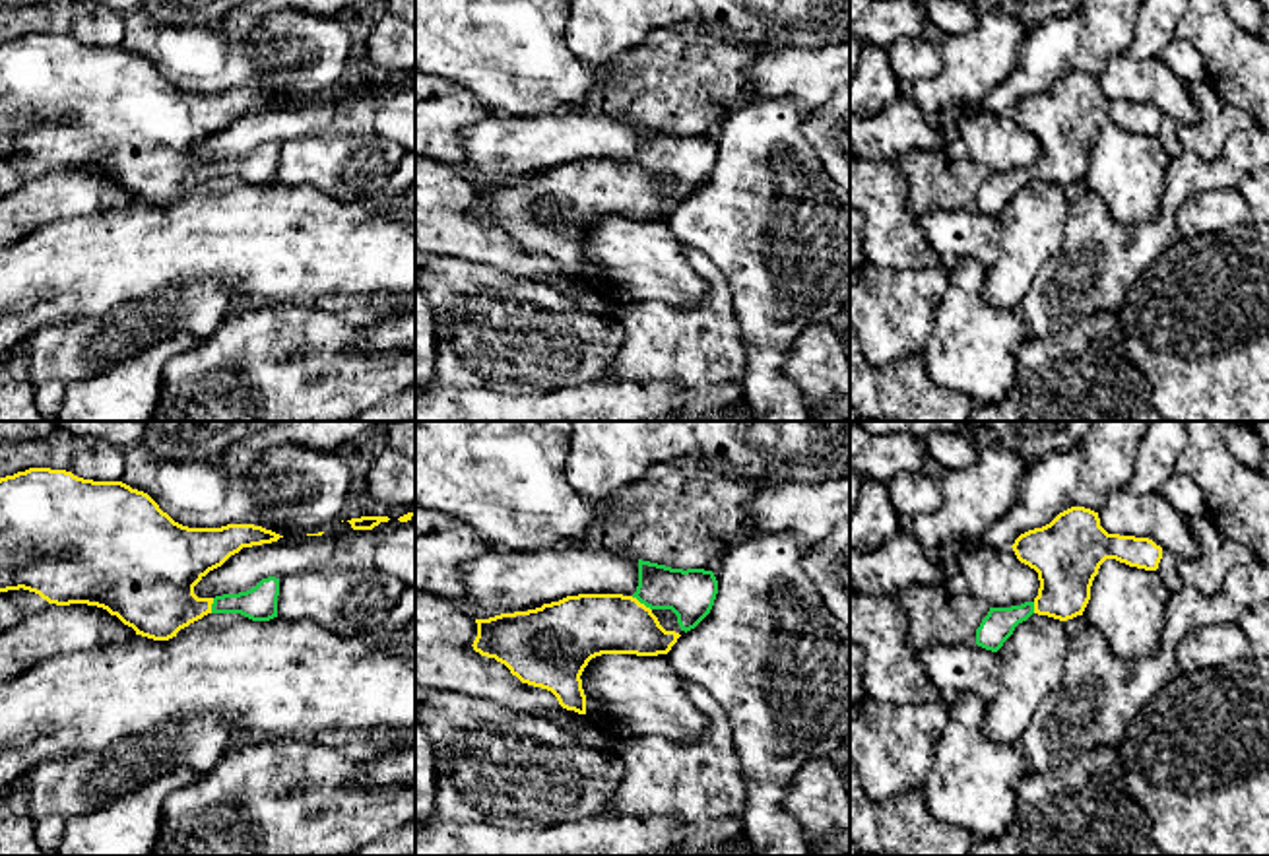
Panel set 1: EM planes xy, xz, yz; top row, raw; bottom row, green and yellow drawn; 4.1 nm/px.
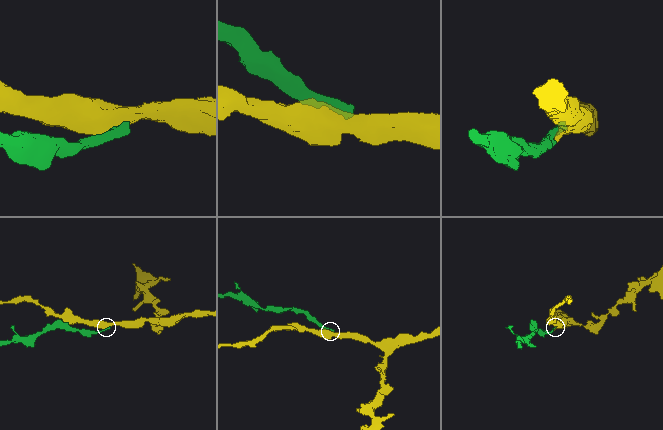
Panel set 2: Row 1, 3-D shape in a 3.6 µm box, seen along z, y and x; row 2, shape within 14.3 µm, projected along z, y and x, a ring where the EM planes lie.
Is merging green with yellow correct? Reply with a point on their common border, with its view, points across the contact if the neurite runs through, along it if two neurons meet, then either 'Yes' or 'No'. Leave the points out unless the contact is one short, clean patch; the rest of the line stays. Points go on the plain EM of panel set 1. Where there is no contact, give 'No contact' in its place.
Touches green at xz (641, 167). Yes

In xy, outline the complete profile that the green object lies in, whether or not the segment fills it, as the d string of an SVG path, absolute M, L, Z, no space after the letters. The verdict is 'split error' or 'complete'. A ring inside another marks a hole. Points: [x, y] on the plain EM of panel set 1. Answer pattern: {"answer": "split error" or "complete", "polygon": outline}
{"answer": "split error", "polygon": "M29 33L0 43L0 157L23 153L56 171L97 171L116 181L136 200L153 206L169 206L208 179L241 179L252 186L277 182L279 144L276 142L262 144L246 157L215 163L198 163L194 151L243 113L272 109L279 103L283 101L254 89L182 91L163 78L147 58L122 47L93 47L50 33Z"}

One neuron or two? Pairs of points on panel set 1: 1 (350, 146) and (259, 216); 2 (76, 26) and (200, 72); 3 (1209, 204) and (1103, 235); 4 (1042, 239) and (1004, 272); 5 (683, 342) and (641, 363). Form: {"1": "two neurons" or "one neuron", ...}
{"1": "two neurons", "2": "two neurons", "3": "two neurons", "4": "one neuron", "5": "one neuron"}

